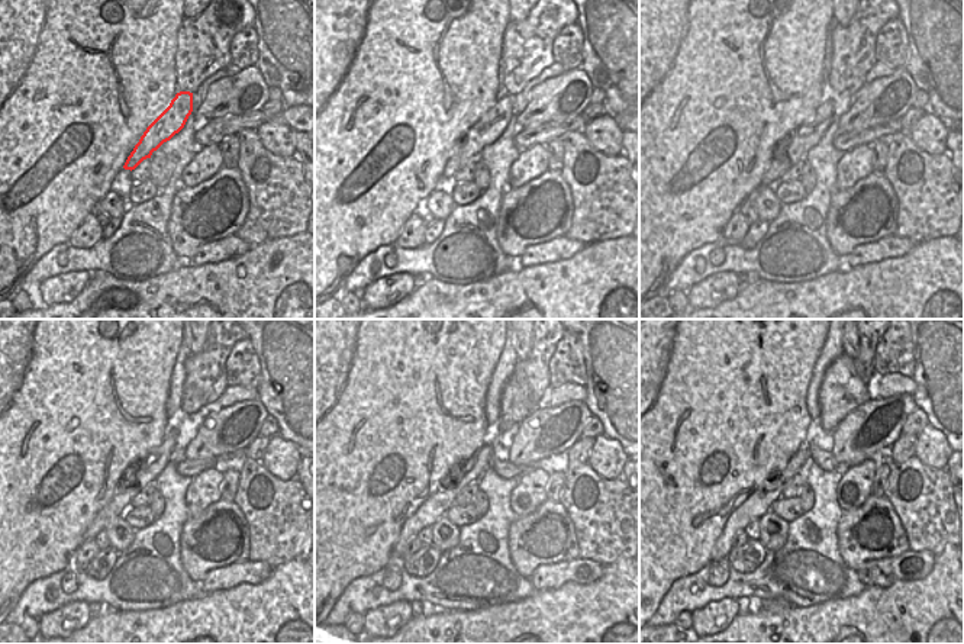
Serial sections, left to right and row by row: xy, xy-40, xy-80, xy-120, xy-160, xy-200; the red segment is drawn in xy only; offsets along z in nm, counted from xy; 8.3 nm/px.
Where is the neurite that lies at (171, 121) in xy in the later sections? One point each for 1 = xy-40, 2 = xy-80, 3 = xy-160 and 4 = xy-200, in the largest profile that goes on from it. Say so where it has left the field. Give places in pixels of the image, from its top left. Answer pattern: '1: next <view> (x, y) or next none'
1: next xy-40 (489, 128)
2: next xy-80 (805, 137)
3: next xy-160 (474, 467)
4: next xy-200 (758, 504)

